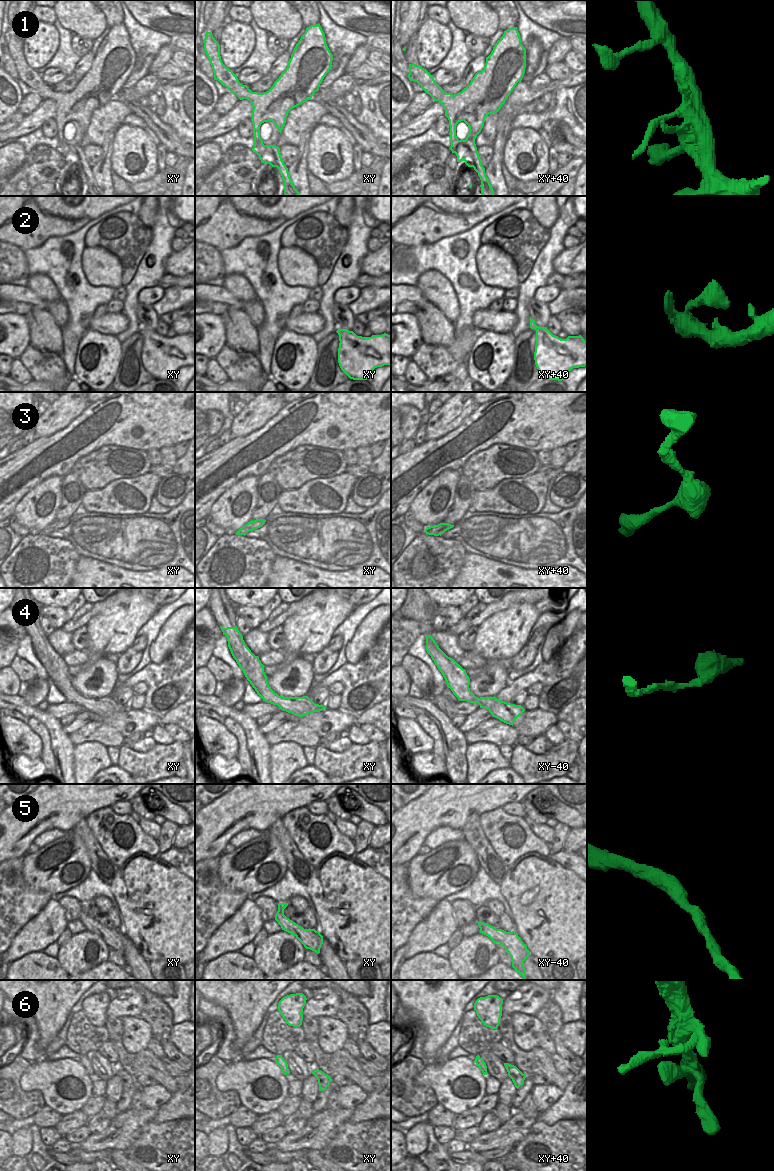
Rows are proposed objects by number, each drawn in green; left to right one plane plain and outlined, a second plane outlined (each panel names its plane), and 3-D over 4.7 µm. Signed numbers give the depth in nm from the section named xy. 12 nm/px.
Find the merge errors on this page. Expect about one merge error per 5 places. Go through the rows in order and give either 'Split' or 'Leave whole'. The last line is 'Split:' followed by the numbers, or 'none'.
1: Leave whole
2: Leave whole
3: Leave whole
4: Split
5: Leave whole
6: Leave whole
Split: 4.

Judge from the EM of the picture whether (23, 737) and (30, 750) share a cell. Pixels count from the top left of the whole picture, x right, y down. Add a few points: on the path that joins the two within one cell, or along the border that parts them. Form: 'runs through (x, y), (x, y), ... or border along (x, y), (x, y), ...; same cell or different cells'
runs through (24, 740), (30, 747); same cell

